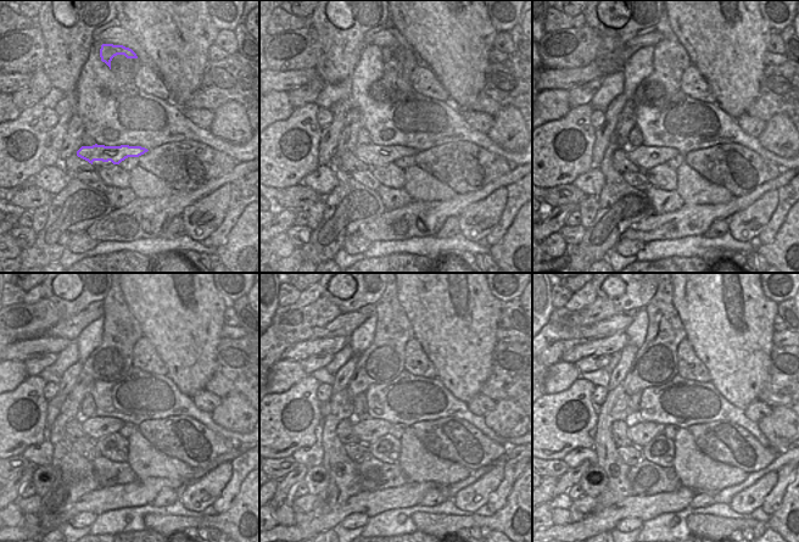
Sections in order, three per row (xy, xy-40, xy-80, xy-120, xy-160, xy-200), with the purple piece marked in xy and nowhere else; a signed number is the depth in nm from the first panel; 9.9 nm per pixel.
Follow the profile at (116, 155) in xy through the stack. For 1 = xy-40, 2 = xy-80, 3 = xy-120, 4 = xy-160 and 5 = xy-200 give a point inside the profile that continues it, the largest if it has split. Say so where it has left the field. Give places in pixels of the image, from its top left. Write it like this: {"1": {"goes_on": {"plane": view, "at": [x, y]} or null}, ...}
{"1": {"goes_on": {"plane": "xy-40", "at": [373, 152]}}, "2": {"goes_on": {"plane": "xy-80", "at": [640, 152]}}, "3": {"goes_on": {"plane": "xy-120", "at": [91, 425]}}, "4": {"goes_on": {"plane": "xy-160", "at": [362, 426]}}, "5": {"goes_on": {"plane": "xy-200", "at": [636, 425]}}}

